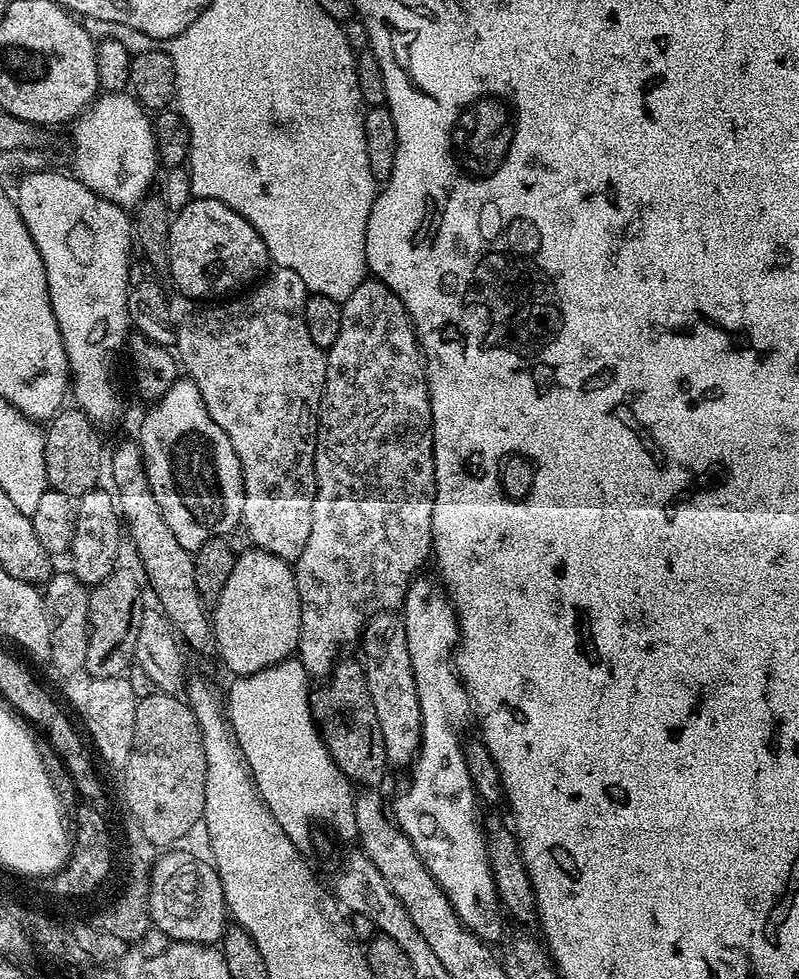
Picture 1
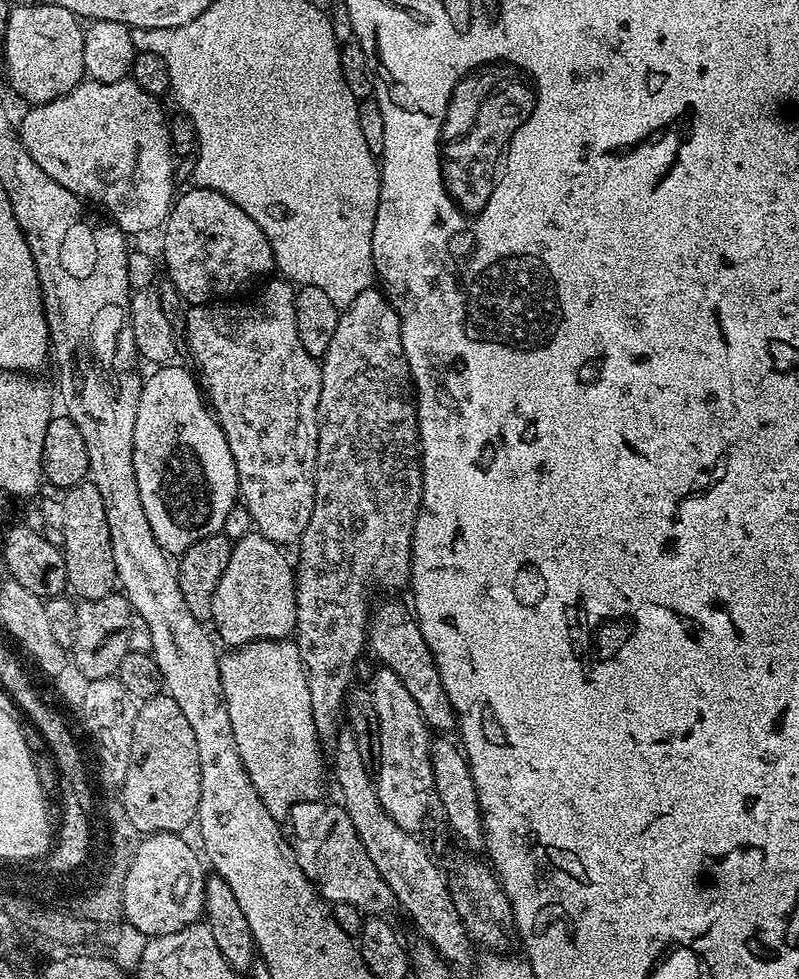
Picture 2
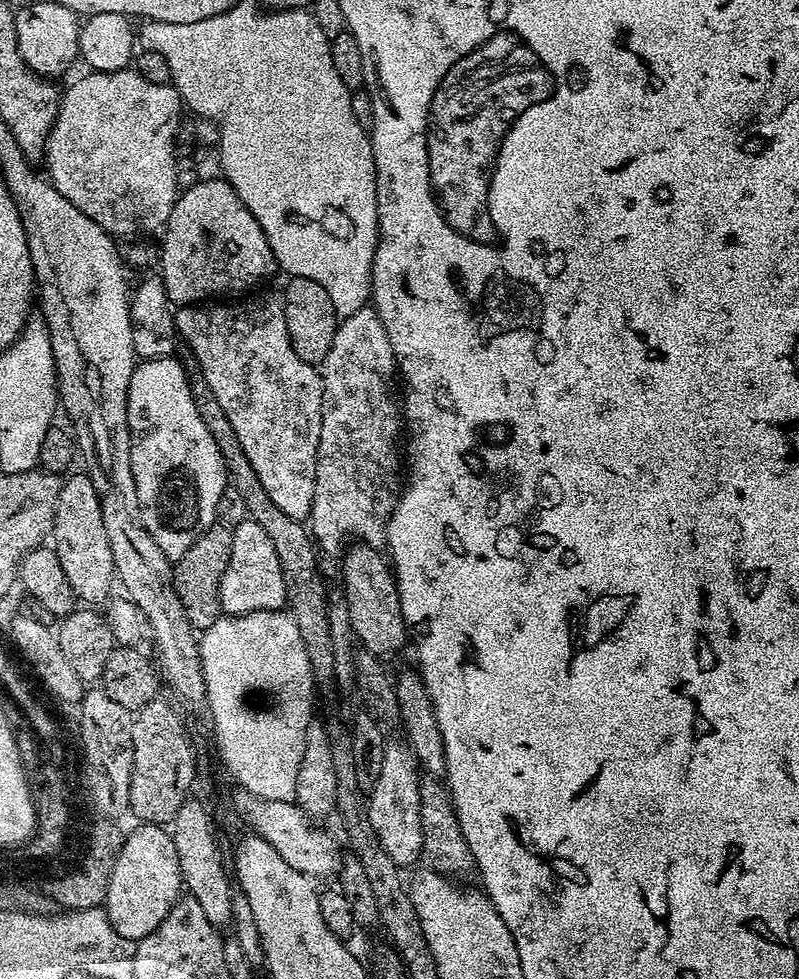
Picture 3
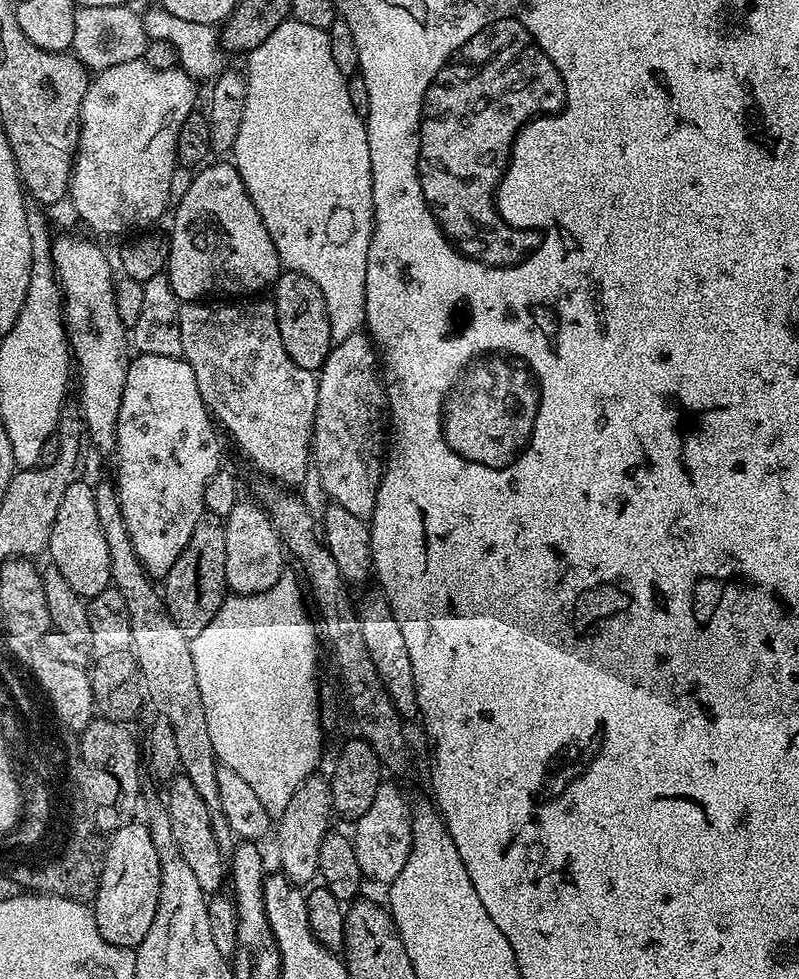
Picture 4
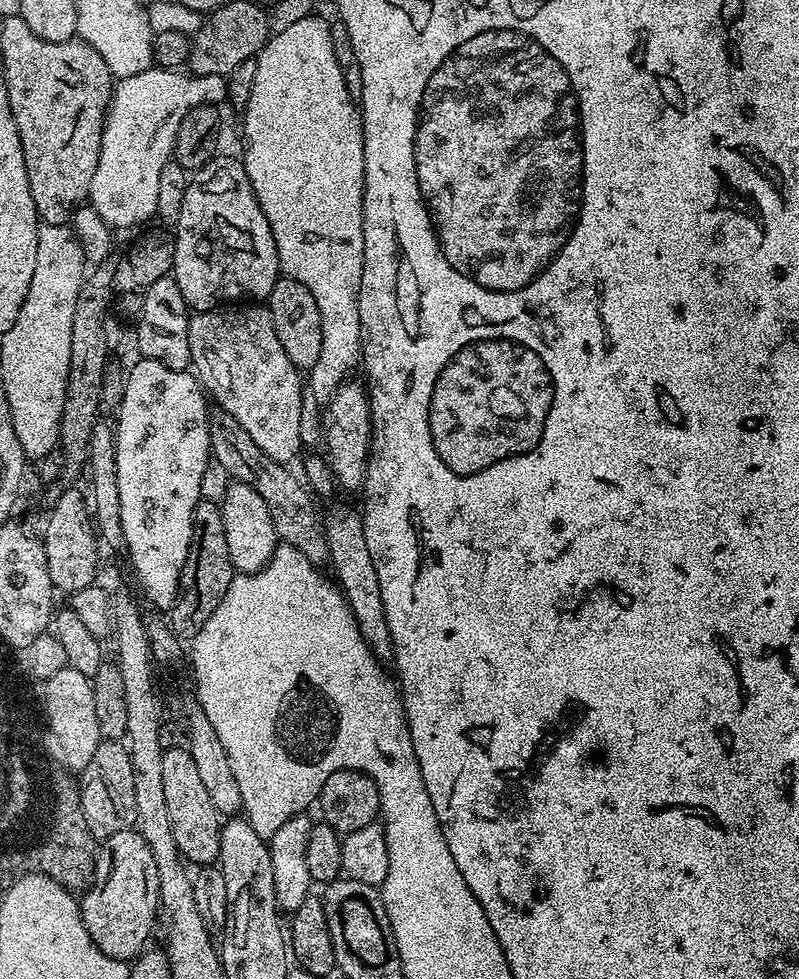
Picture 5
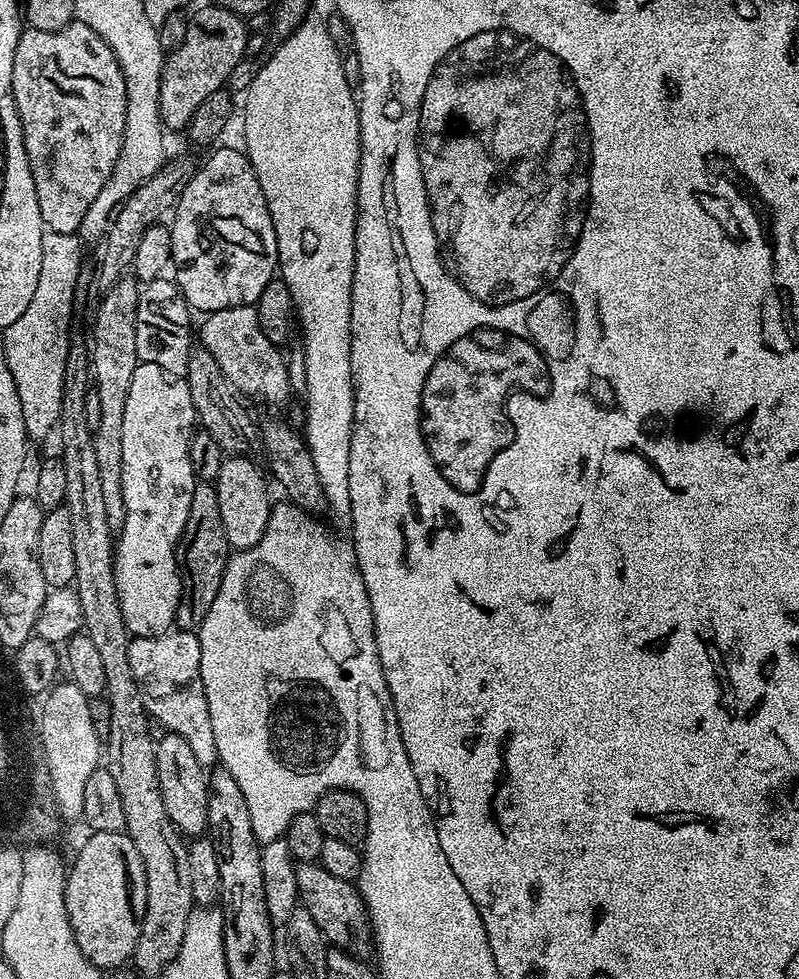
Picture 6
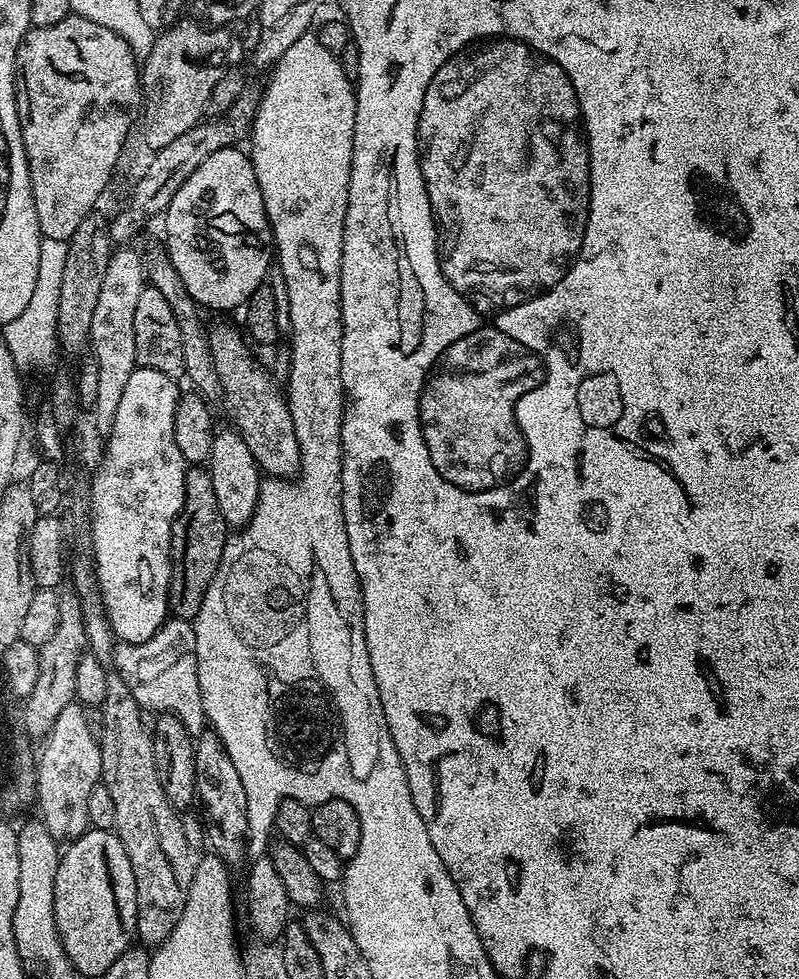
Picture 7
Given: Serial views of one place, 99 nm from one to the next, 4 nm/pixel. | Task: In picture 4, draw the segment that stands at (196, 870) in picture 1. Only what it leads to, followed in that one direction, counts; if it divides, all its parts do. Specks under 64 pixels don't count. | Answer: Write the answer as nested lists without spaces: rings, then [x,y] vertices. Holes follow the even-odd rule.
[[[124,827],[124,831],[113,840],[104,886],[94,899],[96,921],[102,938],[114,946],[133,950],[139,948],[142,938],[146,938],[146,930],[150,930],[150,922],[154,922],[159,893],[160,859],[158,850],[154,850],[150,830],[145,827]]]

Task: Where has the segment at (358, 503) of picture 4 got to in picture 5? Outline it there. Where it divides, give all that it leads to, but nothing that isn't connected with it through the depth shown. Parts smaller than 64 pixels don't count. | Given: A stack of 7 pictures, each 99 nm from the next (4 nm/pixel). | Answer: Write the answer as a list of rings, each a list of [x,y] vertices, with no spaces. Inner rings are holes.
[[[349,378],[338,386],[338,390],[326,402],[328,408],[324,412],[324,444],[328,447],[326,459],[332,468],[335,482],[341,489],[363,489],[364,478],[368,475],[368,447],[372,444],[372,415],[368,405],[368,394],[363,383],[355,384],[355,379]]]

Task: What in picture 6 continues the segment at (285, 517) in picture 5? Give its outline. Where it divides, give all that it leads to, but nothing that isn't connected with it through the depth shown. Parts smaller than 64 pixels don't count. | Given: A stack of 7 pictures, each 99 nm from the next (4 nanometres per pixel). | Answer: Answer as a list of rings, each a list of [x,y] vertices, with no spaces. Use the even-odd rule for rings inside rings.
[[[203,346],[193,349],[185,380],[190,386],[191,401],[194,402],[201,429],[214,438],[222,452],[229,455],[247,455],[252,444],[257,443],[257,425],[254,426],[249,414],[240,404],[238,400],[240,398],[222,374],[221,367],[218,366],[214,356]]]

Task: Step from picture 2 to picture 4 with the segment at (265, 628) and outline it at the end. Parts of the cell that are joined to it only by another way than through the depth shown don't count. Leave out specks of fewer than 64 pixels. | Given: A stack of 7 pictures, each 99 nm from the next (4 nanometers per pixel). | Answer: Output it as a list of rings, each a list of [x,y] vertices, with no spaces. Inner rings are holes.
[[[244,498],[234,506],[234,510],[230,510],[228,516],[223,517],[223,522],[226,530],[226,582],[229,589],[238,596],[249,596],[258,594],[262,590],[270,590],[270,586],[274,586],[274,582],[278,582],[278,578],[286,572],[284,568],[285,547],[281,544],[280,536],[270,516],[259,503],[251,504],[248,498]]]

